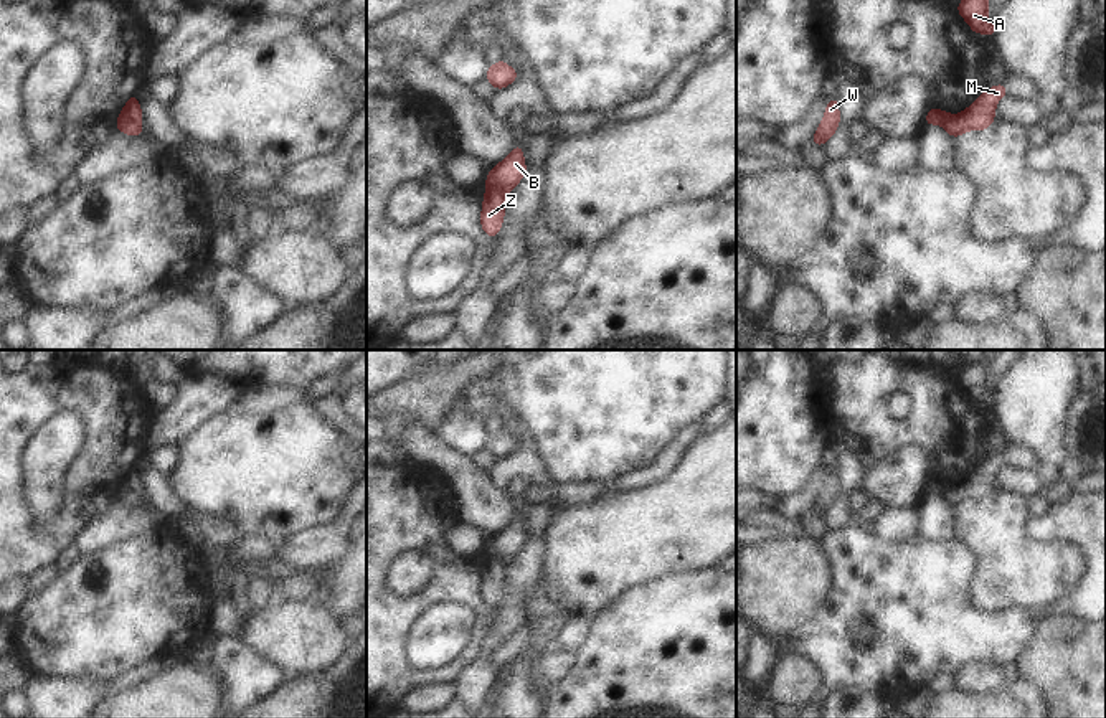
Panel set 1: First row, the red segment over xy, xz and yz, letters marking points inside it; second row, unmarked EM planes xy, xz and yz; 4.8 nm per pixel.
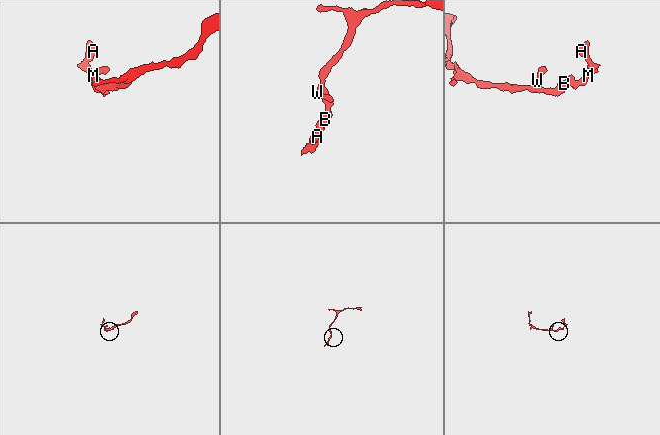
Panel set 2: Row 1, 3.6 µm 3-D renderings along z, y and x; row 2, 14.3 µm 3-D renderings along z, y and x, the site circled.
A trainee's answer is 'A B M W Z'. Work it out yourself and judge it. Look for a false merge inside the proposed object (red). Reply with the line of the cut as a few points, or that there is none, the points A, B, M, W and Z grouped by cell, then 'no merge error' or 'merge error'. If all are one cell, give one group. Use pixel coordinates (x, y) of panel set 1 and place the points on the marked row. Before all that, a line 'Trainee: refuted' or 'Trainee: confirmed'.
Trainee: refuted
xy (118, 118), (139, 126) | A M Z / B W | merge error

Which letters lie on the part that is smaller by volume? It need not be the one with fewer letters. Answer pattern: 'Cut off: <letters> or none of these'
Cut off: A, M, Z

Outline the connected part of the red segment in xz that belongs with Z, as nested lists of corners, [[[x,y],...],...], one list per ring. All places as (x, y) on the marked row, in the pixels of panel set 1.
[[[485,188],[482,203],[480,224],[487,236],[495,238],[502,228],[505,216],[505,195],[499,190]]]

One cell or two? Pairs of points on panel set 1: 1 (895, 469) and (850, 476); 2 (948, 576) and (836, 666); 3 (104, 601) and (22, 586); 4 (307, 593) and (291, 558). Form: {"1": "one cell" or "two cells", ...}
{"1": "two cells", "2": "one cell", "3": "two cells", "4": "two cells"}

